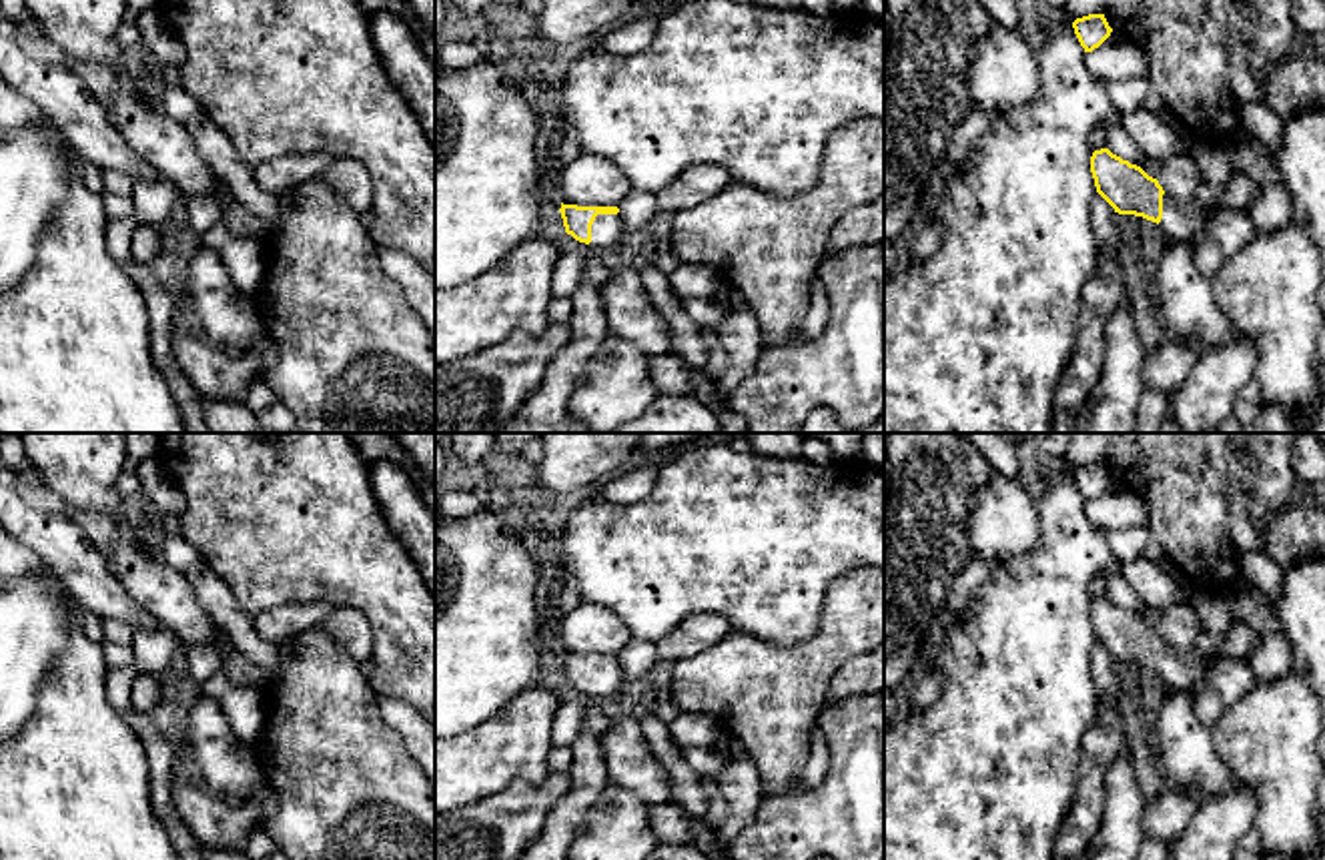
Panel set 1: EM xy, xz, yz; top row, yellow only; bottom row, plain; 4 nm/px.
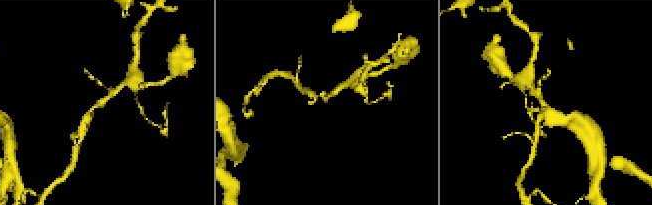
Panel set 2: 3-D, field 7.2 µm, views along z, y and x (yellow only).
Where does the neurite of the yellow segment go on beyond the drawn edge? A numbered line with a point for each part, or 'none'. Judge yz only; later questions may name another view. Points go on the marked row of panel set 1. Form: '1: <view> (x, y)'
1: yz (1179, 221)

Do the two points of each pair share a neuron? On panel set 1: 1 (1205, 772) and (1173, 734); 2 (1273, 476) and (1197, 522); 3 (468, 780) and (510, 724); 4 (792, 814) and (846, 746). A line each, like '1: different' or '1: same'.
1: same
2: same
3: same
4: same

